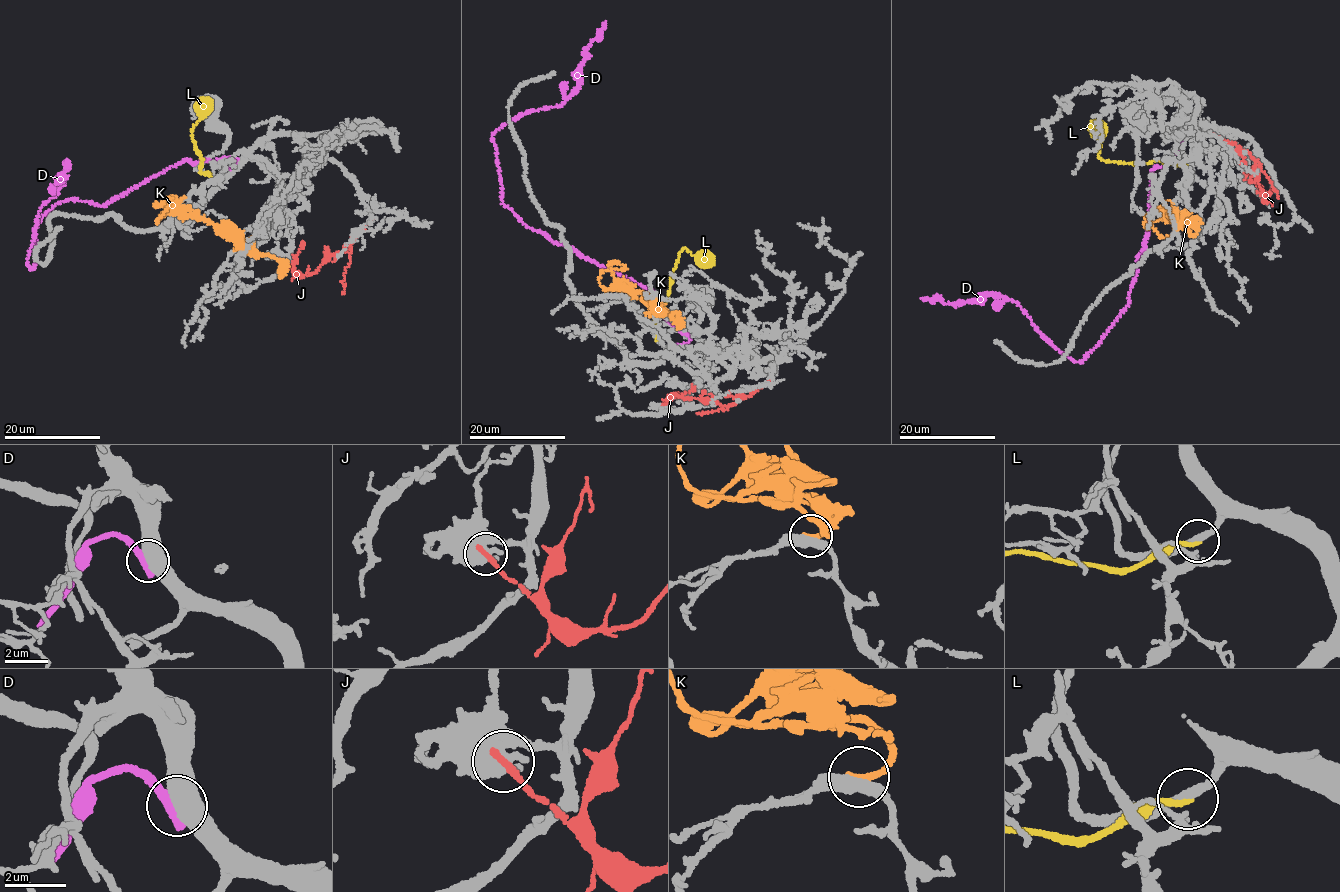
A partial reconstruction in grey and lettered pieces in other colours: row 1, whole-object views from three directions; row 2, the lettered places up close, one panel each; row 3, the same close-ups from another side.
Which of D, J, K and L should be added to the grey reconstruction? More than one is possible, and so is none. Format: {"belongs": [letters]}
{"belongs": []}

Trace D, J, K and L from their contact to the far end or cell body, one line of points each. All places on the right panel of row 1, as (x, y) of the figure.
D: (1195, 142), (1183, 138), (1154, 167), (1126, 308), (1082, 360), (1011, 300), (921, 297)
J: (1273, 187), (1264, 199), (1254, 172), (1255, 161), (1245, 150), (1212, 133)
K: (1172, 202), (1168, 200), (1165, 206), (1167, 217), (1186, 226), (1188, 219), (1193, 221), (1197, 224), (1196, 234)
L: (1198, 158), (1177, 165), (1154, 161), (1132, 164), (1107, 162), (1098, 156), (1102, 127), (1095, 121)

